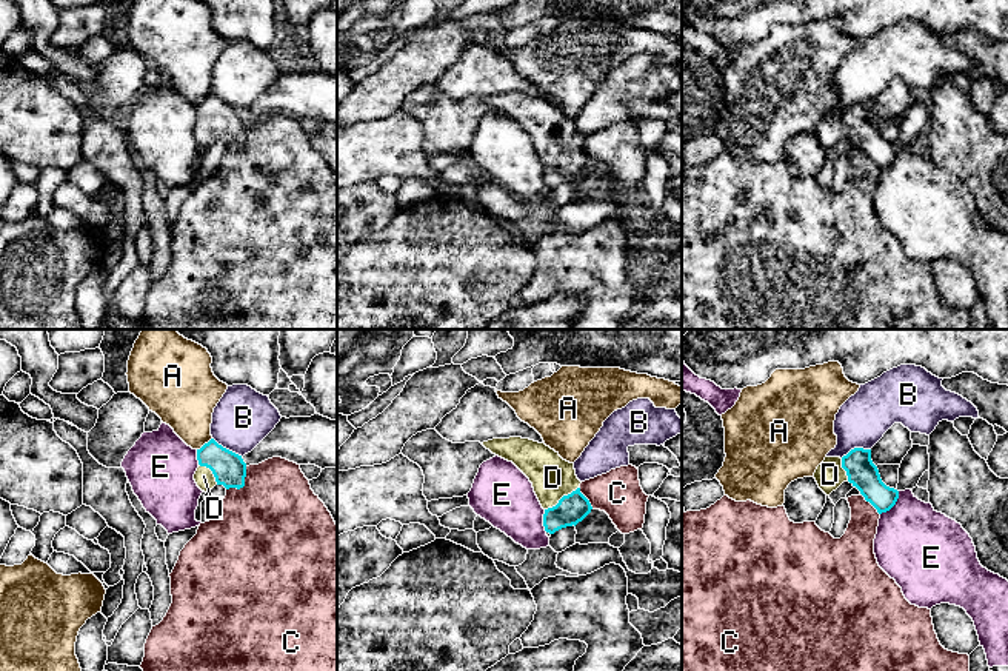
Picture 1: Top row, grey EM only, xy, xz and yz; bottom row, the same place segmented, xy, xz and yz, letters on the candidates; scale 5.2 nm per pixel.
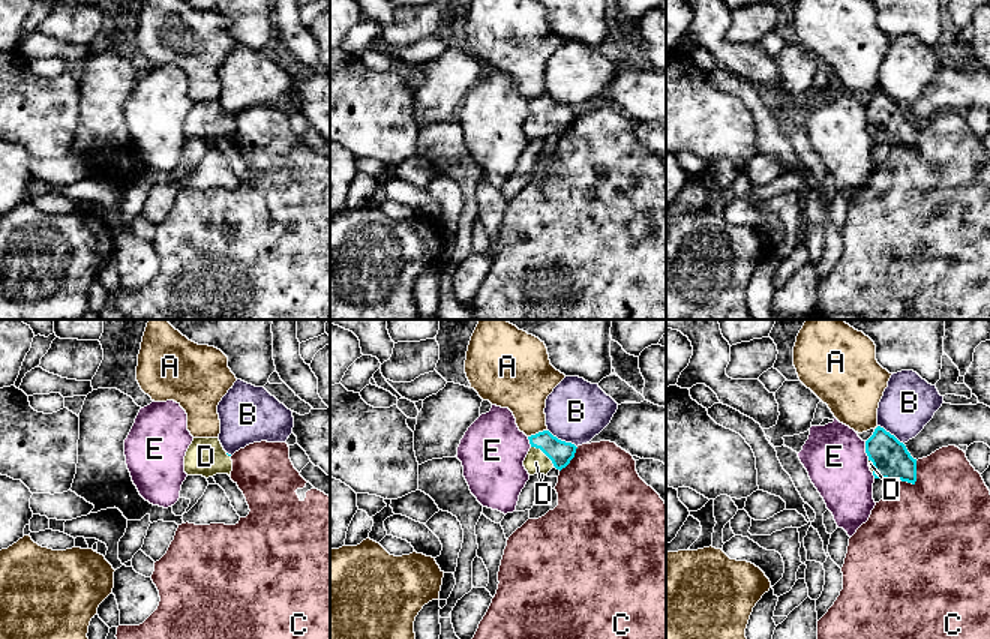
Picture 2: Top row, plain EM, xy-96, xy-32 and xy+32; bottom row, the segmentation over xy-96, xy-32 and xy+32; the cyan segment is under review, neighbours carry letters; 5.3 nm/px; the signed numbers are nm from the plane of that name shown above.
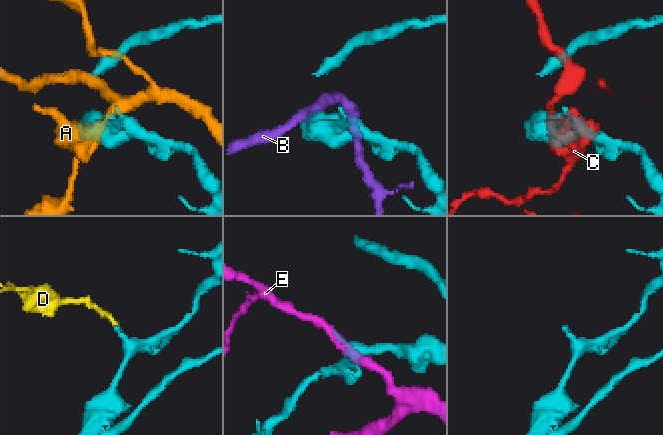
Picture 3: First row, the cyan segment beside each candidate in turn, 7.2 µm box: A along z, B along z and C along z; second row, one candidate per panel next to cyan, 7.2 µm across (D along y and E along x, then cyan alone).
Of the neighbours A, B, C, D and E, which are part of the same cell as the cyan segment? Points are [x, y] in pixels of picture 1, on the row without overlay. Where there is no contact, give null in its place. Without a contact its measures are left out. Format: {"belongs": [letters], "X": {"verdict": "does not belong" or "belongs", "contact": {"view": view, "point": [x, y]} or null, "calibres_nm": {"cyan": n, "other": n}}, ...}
{"belongs": ["D"], "A": {"verdict": "does not belong", "contact": {"view": "xy", "point": [205, 99]}, "calibres_nm": {"cyan": 170, "other": 320}}, "B": {"verdict": "does not belong", "contact": {"view": "xy", "point": [228, 105]}, "calibres_nm": {"cyan": 170, "other": 300}}, "C": {"verdict": "does not belong", "contact": {"view": "xy", "point": [243, 140]}, "calibres_nm": {"cyan": 170, "other": 500}}, "D": {"verdict": "belongs", "contact": {"view": "xz", "point": [562, 153]}, "calibres_nm": {"cyan": 160, "other": 220}}, "E": {"verdict": "does not belong", "contact": {"view": "yz", "point": [893, 160]}, "calibres_nm": {"cyan": 160, "other": 420}}}

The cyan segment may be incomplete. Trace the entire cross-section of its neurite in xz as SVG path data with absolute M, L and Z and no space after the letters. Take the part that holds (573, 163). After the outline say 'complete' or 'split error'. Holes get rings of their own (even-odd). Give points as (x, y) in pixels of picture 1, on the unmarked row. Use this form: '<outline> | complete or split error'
M492 94L482 98L492 109L512 117L532 139L534 148L545 165L545 186L576 182L592 165L580 148L580 135L574 119L563 115L559 108L529 94Z | split error

